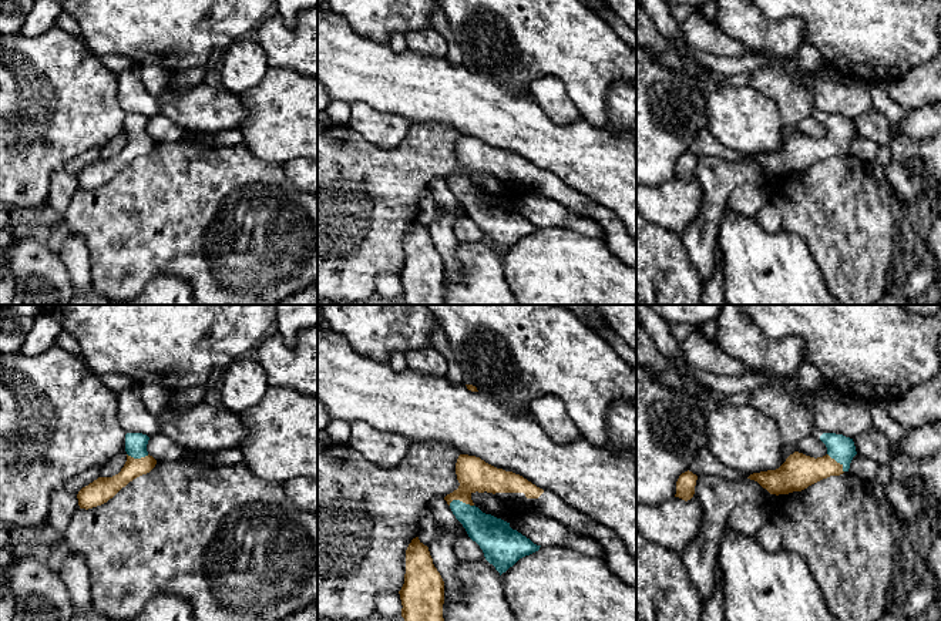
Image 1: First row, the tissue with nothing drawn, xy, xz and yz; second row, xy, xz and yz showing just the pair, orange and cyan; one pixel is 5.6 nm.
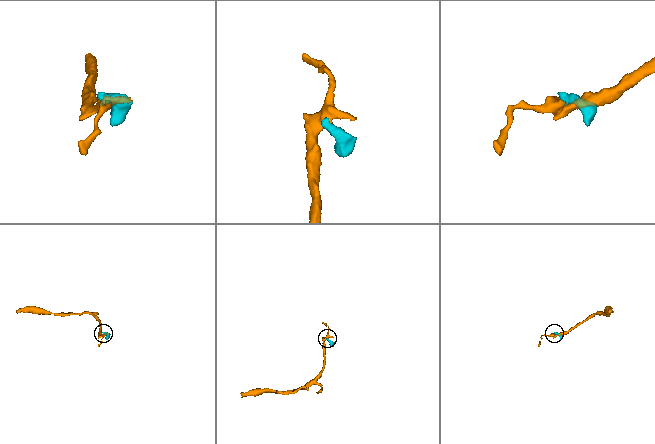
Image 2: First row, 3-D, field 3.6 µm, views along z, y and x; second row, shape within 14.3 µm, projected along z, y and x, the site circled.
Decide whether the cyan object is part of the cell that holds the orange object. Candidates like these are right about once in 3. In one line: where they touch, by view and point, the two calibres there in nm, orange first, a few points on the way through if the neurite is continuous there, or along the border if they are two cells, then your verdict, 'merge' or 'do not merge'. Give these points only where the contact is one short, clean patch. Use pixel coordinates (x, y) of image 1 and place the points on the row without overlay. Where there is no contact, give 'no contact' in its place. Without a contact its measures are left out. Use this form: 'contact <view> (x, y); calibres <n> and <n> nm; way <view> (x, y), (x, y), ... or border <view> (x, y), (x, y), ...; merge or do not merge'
contact xz (461, 181); calibres 190 and 190 nm; way xz (474, 155), (461, 181), (490, 214); merge

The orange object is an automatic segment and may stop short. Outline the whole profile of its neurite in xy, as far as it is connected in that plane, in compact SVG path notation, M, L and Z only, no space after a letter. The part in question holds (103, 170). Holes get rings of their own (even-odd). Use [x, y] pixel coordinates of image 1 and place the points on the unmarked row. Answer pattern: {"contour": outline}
{"contour": "M127 114L127 142L124 148L112 158L98 158L83 168L77 175L80 189L88 191L107 184L130 162L149 154L155 148L157 141L147 132L148 121L147 115Z"}

